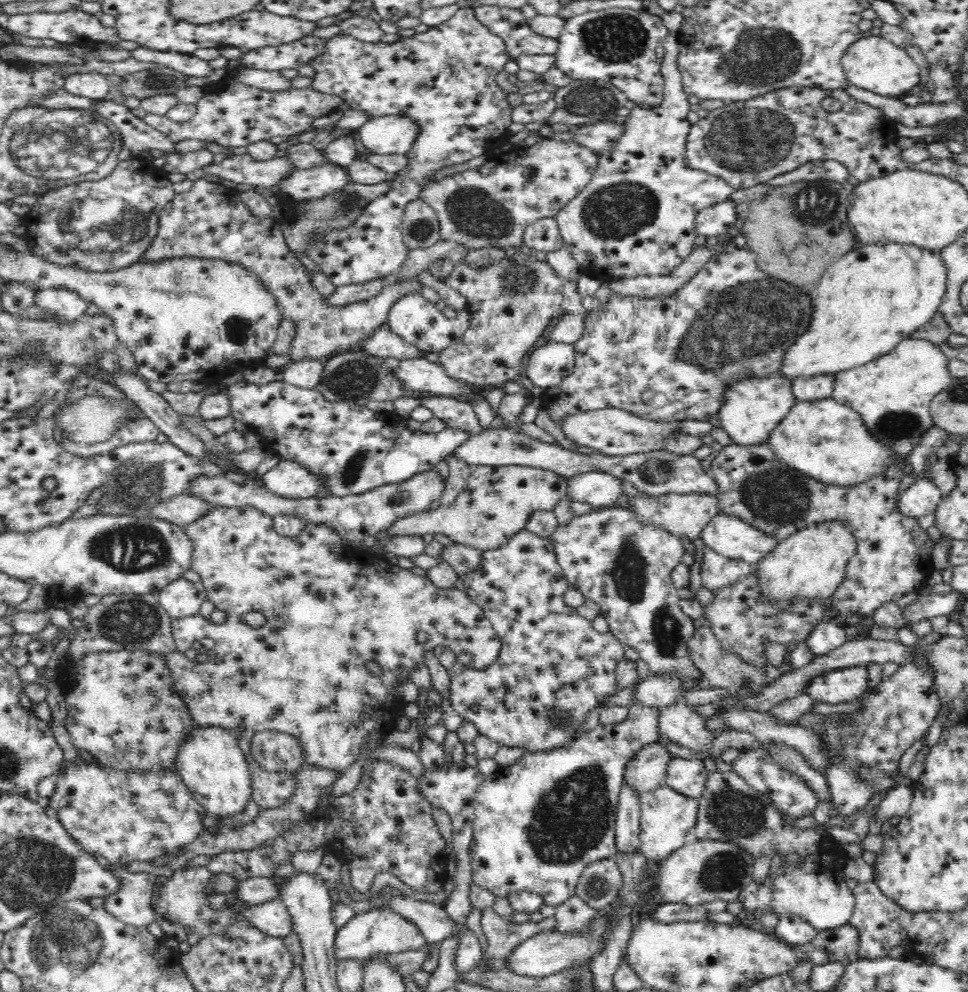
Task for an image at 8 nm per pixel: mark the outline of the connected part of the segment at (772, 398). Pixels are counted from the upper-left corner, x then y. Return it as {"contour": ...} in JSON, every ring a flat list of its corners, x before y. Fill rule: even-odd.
{"contour":[[747,369,741,375,736,373,726,382,717,414,721,427,728,432,731,440,740,444,754,444,766,441,770,430,786,416,794,400,796,397,792,390,792,379,780,369,764,373,754,373,752,369]]}

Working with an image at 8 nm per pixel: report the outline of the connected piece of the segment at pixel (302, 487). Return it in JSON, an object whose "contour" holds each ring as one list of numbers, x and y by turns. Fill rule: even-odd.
{"contour":[[280,460,261,476,262,488,272,495,293,499,310,499,318,492,318,479,306,469]]}

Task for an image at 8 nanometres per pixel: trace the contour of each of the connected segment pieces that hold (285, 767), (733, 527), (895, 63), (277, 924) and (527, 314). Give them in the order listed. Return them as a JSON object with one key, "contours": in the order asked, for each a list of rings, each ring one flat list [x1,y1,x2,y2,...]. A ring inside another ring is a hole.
{"contours":[[[261,731,255,733,249,746,252,759,260,767,275,774,290,773,302,764,302,749,298,741,287,733]],[[720,512,708,520,700,536,716,552,757,565,780,544,777,533,766,532,729,512]],[[872,31,872,35,869,32,869,36,861,35,858,40,851,41,839,57,839,66,849,84,866,88,876,94,902,98,908,95,913,86,923,83,922,76,918,75,919,64,909,52,880,35,878,31]],[[280,896,262,904,242,909,243,915,267,936,284,939,293,933,291,916,287,904]],[[523,250,513,259,506,257,498,264,479,269,472,269,463,261,457,263,444,282,466,298,471,314,468,330,460,338,452,340,452,344,437,352,436,363,444,368,444,375,456,379,458,383,487,388,503,386,509,380,517,380,523,374,524,362,534,350,534,344,538,342,550,321,561,312,562,279,554,273,546,260,537,260]]]}

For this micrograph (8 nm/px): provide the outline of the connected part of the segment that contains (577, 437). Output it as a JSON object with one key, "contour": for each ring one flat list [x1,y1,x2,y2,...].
{"contour":[[596,408,574,412,562,416,558,422,562,434,577,446,586,446,598,454,607,456,632,455,649,452,658,444,662,426,653,420,648,420,620,408]]}

